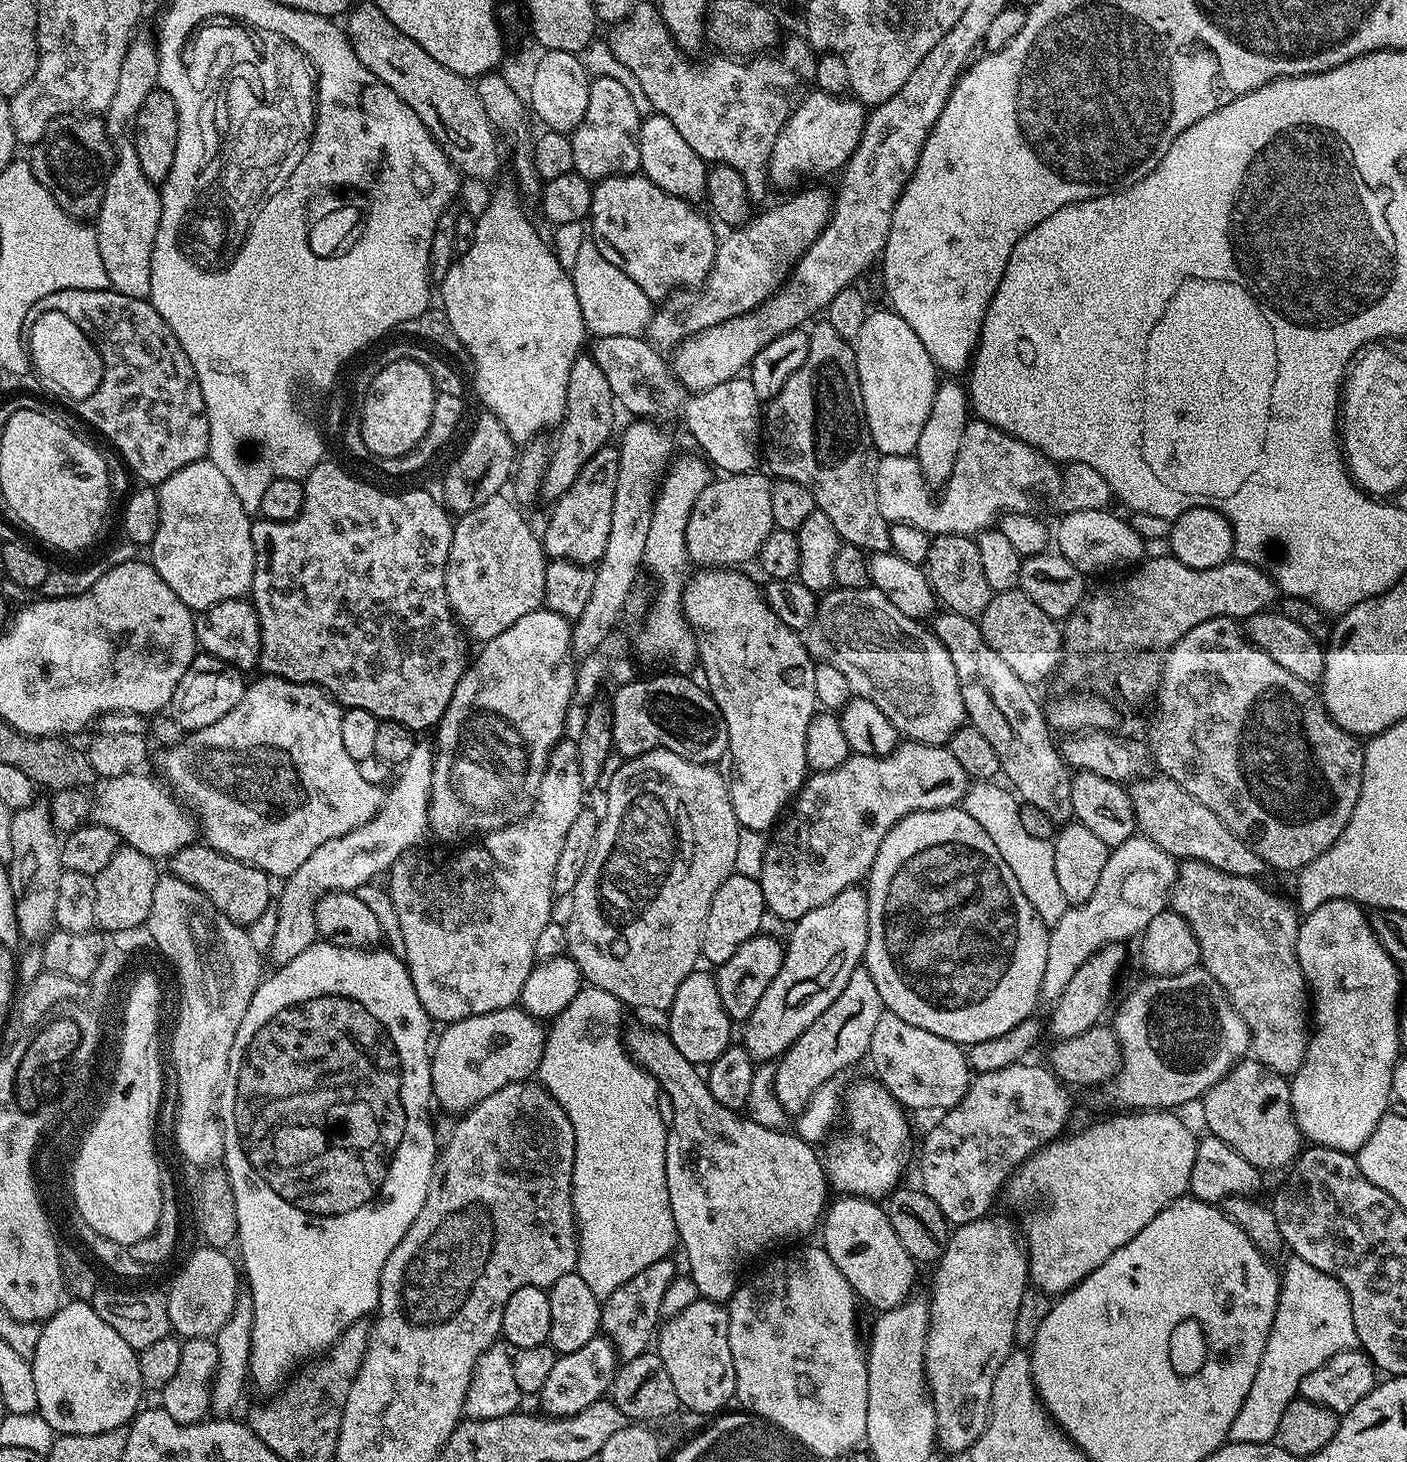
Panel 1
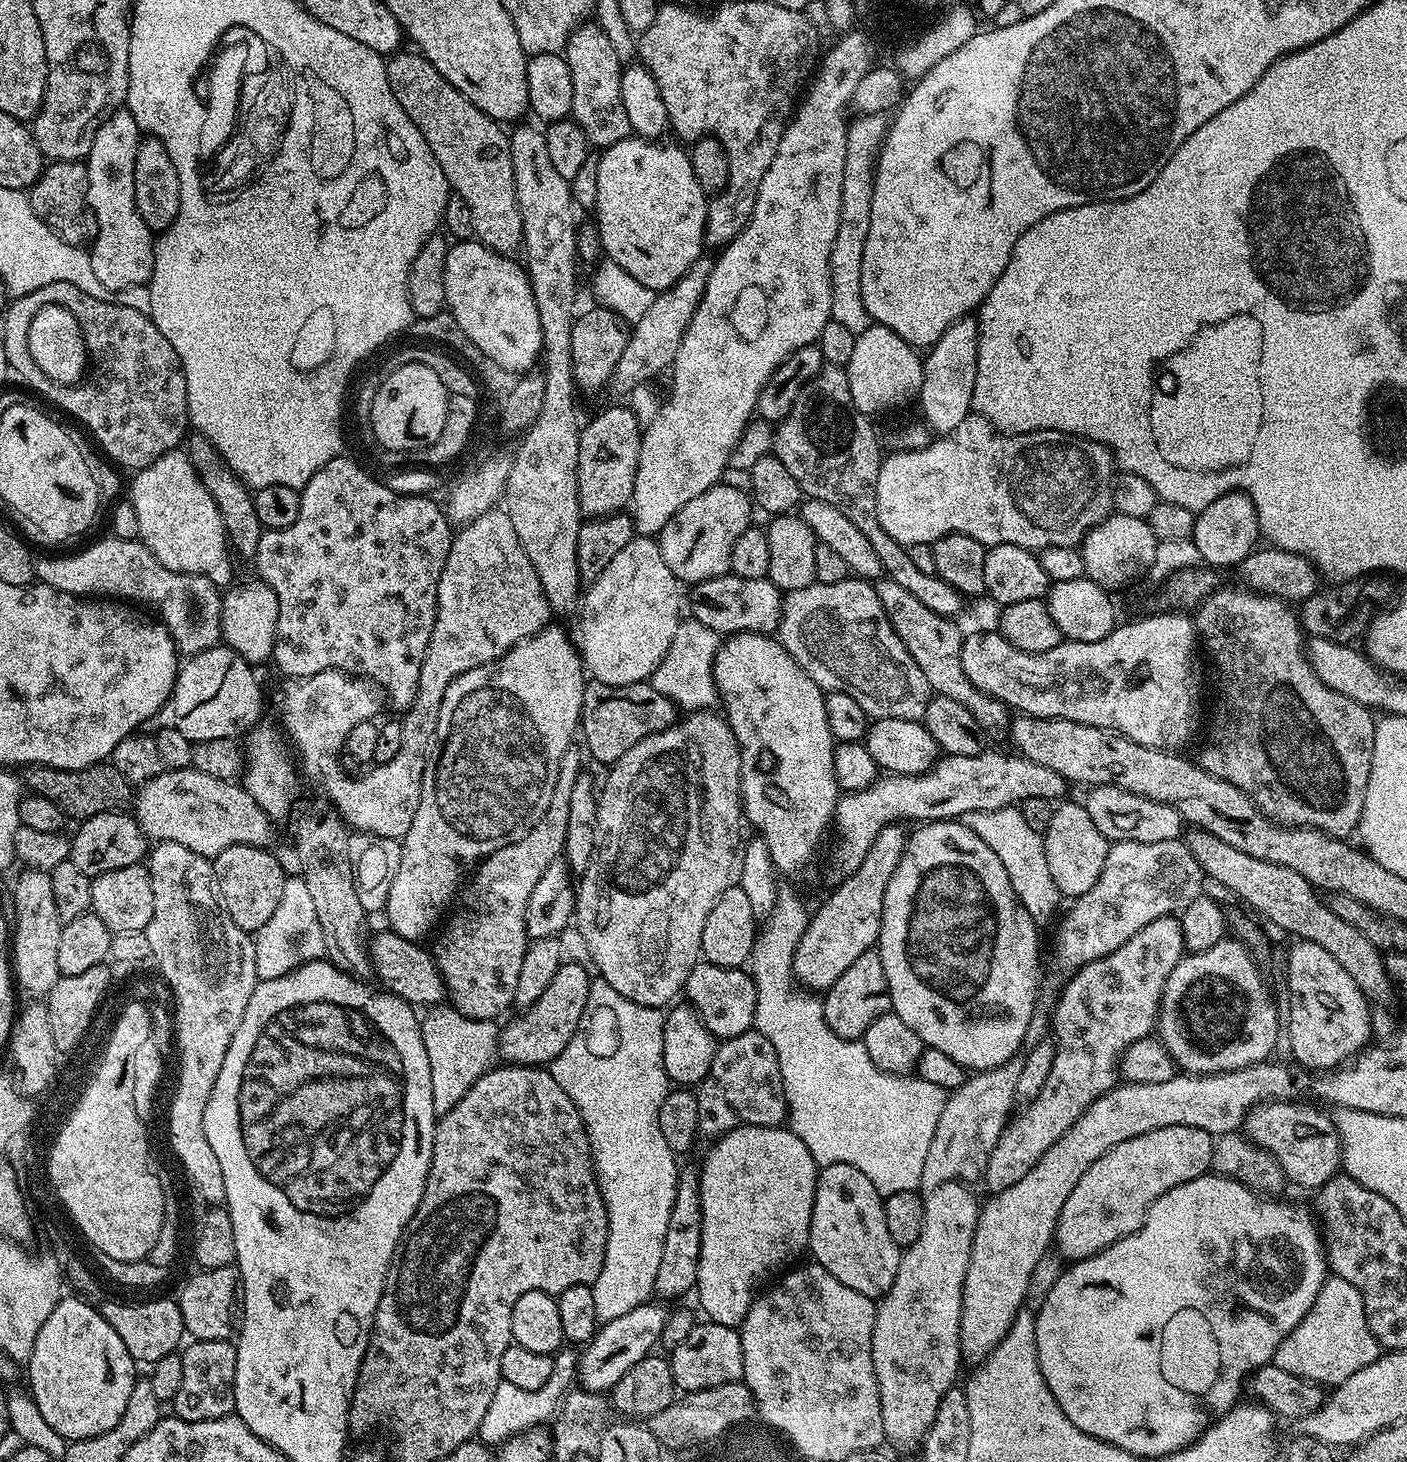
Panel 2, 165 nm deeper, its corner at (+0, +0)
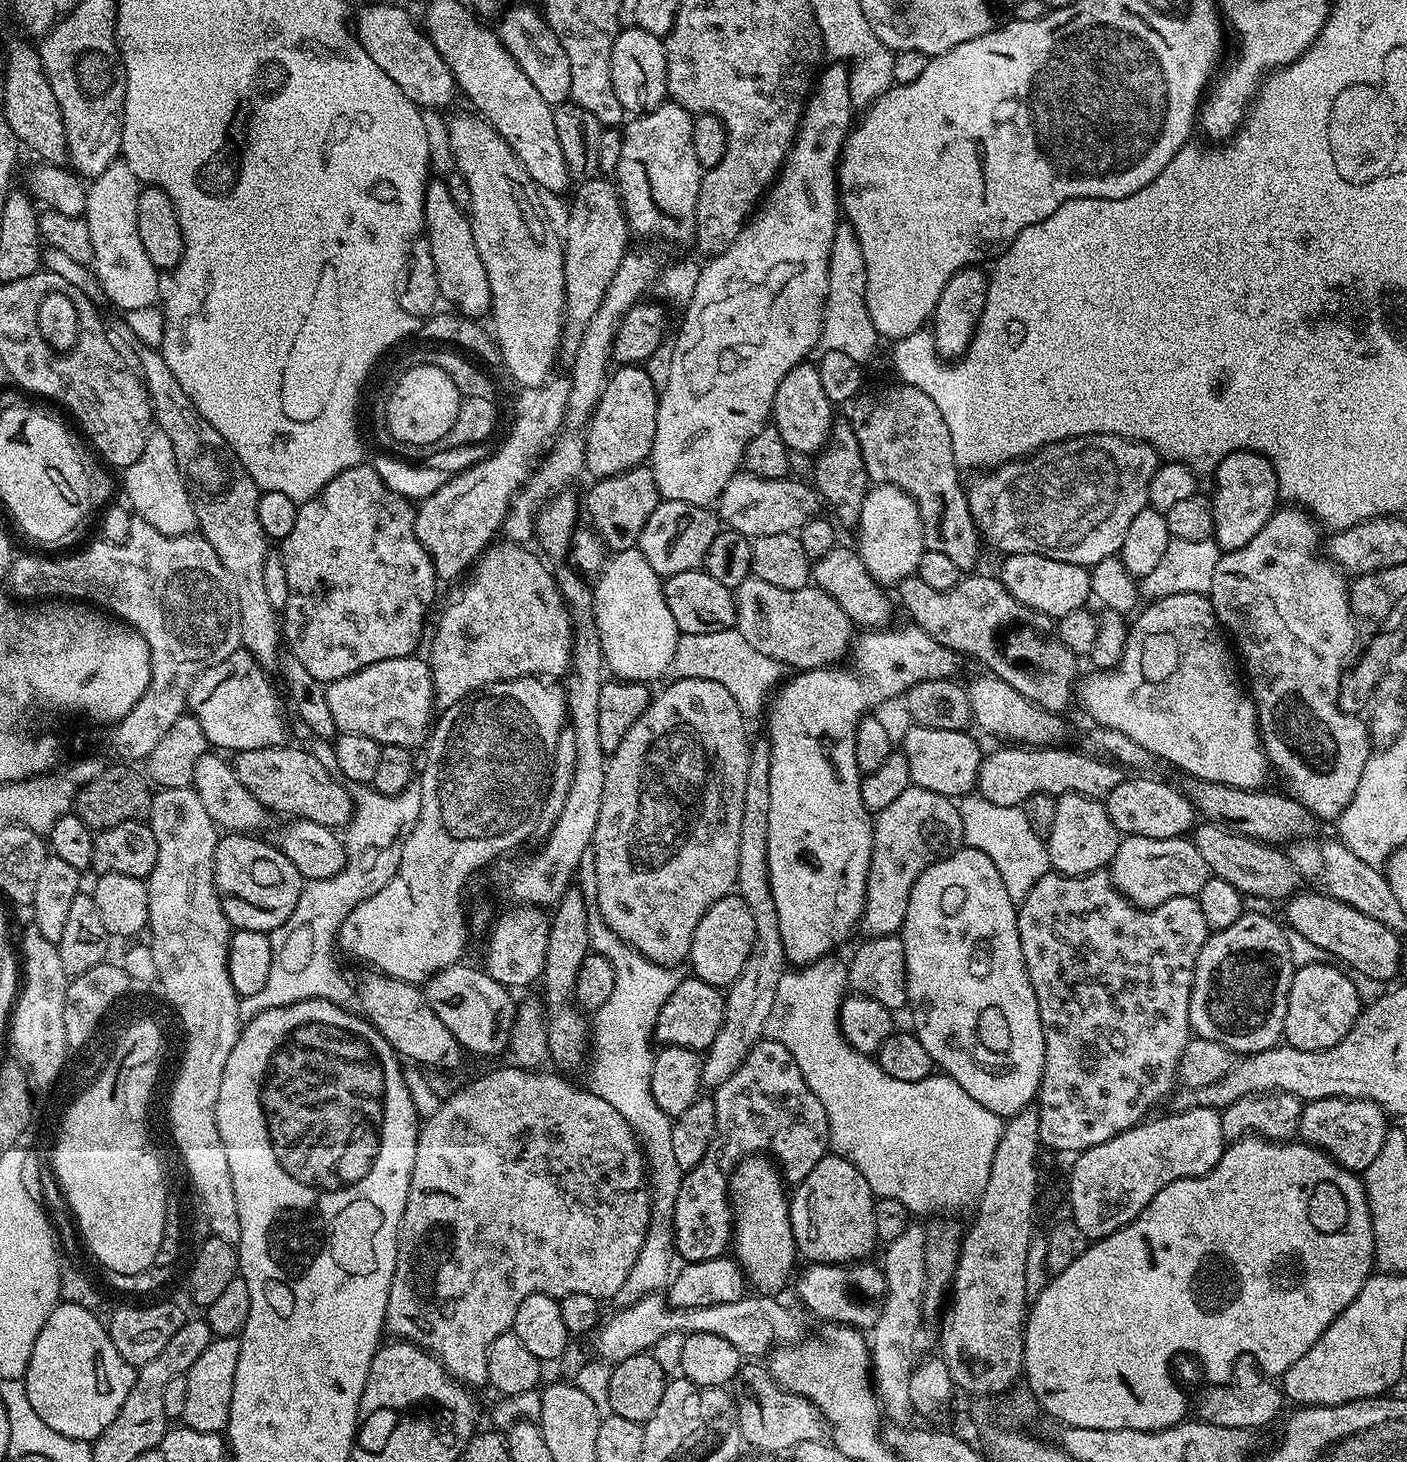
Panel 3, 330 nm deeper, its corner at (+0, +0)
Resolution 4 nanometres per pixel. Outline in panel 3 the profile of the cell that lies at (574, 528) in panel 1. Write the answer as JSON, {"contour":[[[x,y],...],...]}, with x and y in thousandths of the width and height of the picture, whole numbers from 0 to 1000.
{"contour":[[[460,251],[441,252],[431,258],[429,268],[415,298],[415,319],[421,327],[442,324],[457,318],[463,311],[468,283],[468,263]]]}

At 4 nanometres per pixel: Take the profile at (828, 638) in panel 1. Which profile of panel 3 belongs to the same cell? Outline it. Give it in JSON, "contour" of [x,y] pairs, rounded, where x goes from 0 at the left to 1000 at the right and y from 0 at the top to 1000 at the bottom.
{"contour":[[[532,393],[522,402],[522,410],[522,430],[539,447],[554,452],[555,455],[564,454],[566,458],[594,456],[606,443],[606,424],[598,415],[596,415],[596,412],[593,412],[593,409],[584,402],[575,401],[570,404],[553,404],[553,401],[547,401],[547,398],[542,398],[538,394]]]}

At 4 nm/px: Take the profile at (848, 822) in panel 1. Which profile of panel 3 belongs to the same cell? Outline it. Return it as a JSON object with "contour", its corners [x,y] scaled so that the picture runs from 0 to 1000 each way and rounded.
{"contour":[[[711,510],[709,514],[699,518],[694,533],[696,544],[711,551],[725,551],[735,543],[743,543],[751,546],[763,542],[784,548],[800,532],[797,523],[779,516],[761,514],[756,510]]]}

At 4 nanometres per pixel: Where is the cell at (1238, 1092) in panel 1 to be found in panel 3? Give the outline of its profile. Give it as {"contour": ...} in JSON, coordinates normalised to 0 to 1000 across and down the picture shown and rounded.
{"contour":[[[937,751],[928,754],[924,763],[923,779],[932,782],[942,789],[946,793],[957,800],[969,803],[974,795],[979,792],[982,787],[982,781],[985,781],[985,776],[988,766],[984,759],[973,752],[960,752],[959,751]]]}

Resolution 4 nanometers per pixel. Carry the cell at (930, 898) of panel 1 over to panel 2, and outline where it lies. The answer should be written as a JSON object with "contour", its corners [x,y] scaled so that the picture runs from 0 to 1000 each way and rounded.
{"contour":[[[682,560],[664,561],[653,564],[651,570],[645,573],[643,583],[638,590],[638,595],[635,595],[635,601],[633,601],[633,606],[630,606],[630,614],[627,620],[627,633],[624,650],[627,655],[627,663],[630,663],[631,679],[634,683],[633,692],[637,693],[654,712],[660,717],[670,718],[672,724],[678,724],[686,732],[700,733],[702,731],[709,731],[721,724],[729,716],[728,708],[732,702],[736,689],[736,678],[739,676],[739,640],[738,633],[729,625],[725,616],[721,611],[721,606],[718,606],[718,601],[715,598],[715,592],[709,590],[709,584],[692,570]]]}

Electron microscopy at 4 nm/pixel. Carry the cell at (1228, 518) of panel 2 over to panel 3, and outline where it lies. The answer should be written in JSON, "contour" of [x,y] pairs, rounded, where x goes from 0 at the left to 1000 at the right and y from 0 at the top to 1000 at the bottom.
{"contour":[[[879,308],[869,313],[869,316],[864,321],[863,328],[864,334],[860,337],[863,349],[861,366],[867,376],[876,378],[886,373],[886,371],[888,371],[888,368],[891,368],[891,365],[894,365],[894,363],[897,363],[897,360],[901,358],[904,351],[908,350],[907,325],[904,317],[898,311]]]}

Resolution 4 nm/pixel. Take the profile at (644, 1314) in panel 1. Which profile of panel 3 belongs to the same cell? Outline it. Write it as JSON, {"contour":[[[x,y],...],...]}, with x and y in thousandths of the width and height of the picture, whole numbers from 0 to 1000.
{"contour":[[[541,710],[530,721],[527,729],[516,737],[505,748],[507,754],[507,766],[509,772],[507,778],[499,789],[499,795],[486,802],[485,808],[482,811],[482,822],[479,822],[479,833],[478,834],[478,853],[484,863],[495,865],[500,862],[507,862],[515,858],[522,848],[522,830],[519,820],[519,808],[520,802],[524,796],[532,789],[547,789],[548,793],[553,797],[553,801],[561,811],[569,810],[584,795],[584,792],[589,790],[588,782],[588,763],[581,754],[581,748],[573,743],[570,737],[570,732],[567,732],[567,726],[564,726],[561,718],[556,715],[556,713],[548,710]]]}

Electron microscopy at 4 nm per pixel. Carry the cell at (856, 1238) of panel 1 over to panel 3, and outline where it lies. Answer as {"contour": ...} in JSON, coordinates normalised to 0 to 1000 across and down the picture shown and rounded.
{"contour":[[[589,789],[573,803],[569,810],[565,811],[562,816],[560,830],[561,839],[566,847],[566,855],[572,863],[579,865],[604,865],[613,863],[624,854],[623,842],[621,841],[621,825],[623,819],[620,818],[615,806],[606,797],[605,793],[593,789]]]}

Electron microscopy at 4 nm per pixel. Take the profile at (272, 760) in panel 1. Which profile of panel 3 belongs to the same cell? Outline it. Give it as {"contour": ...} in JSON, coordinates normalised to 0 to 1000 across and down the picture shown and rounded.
{"contour":[[[295,448],[286,449],[286,450],[281,451],[272,451],[271,453],[264,453],[263,456],[259,456],[256,459],[253,459],[250,462],[247,462],[246,464],[242,464],[237,465],[236,467],[231,470],[231,473],[232,475],[232,480],[234,481],[235,487],[237,490],[237,494],[240,500],[257,502],[258,504],[266,505],[269,507],[271,510],[272,510],[286,510],[287,511],[295,511],[295,508],[299,507],[299,508],[303,504],[305,499],[306,499],[308,492],[309,486],[309,473],[308,472],[308,464],[307,458],[303,454],[303,452],[301,450]]]}

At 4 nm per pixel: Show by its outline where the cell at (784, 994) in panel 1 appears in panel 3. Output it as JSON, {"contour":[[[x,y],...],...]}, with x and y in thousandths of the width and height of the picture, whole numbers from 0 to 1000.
{"contour":[[[646,538],[630,554],[622,556],[614,624],[611,631],[613,637],[614,635],[613,640],[619,642],[639,638],[643,634],[644,620],[651,601],[660,591],[684,577],[685,568],[680,548],[676,544],[664,543],[664,540]]]}

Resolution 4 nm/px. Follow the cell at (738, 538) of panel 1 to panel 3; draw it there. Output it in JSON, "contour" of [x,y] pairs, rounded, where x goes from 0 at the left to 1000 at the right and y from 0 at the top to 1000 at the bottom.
{"contour":[[[473,342],[467,346],[462,354],[459,354],[453,374],[467,393],[474,395],[495,391],[500,386],[502,376],[505,376],[505,371],[507,371],[512,363],[512,356],[505,347],[497,347],[488,343]]]}

